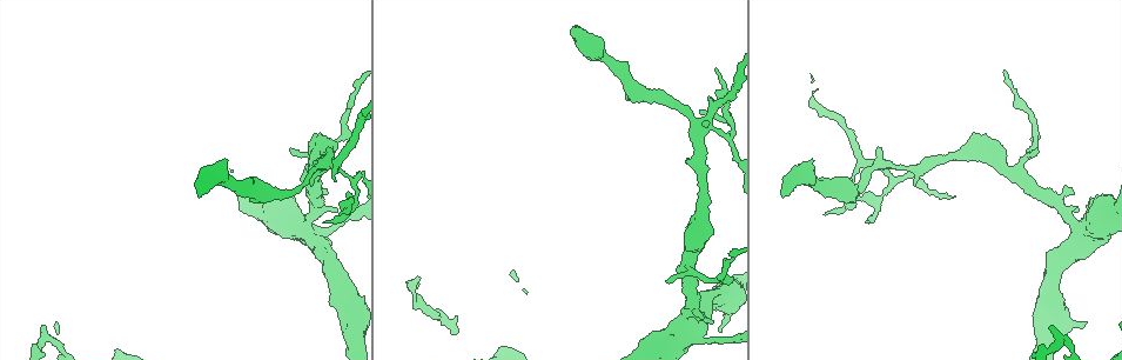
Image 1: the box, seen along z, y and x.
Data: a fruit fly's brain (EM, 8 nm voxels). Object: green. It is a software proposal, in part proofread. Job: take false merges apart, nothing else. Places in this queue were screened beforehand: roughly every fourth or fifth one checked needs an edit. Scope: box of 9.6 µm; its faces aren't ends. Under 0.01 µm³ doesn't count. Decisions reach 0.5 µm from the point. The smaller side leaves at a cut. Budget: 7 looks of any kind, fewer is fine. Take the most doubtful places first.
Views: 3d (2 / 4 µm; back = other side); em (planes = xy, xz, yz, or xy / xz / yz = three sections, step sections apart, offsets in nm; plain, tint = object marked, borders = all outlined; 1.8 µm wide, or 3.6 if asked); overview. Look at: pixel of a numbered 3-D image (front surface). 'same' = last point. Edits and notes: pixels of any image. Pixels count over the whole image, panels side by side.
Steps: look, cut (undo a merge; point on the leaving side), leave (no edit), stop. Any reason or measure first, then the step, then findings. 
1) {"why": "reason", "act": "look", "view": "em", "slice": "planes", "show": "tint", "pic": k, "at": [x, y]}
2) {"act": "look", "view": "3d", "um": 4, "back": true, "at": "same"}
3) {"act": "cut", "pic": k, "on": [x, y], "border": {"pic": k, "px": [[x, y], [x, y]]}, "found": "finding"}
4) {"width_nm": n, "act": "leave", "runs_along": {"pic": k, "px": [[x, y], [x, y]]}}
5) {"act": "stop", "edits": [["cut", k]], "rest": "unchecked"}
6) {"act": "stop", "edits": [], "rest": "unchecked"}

{"why": "sharp bend", "act": "look", "view": "em", "slice": "xy", "step": 8, "show": "tint", "pic": 1, "at": [1015, 174]}

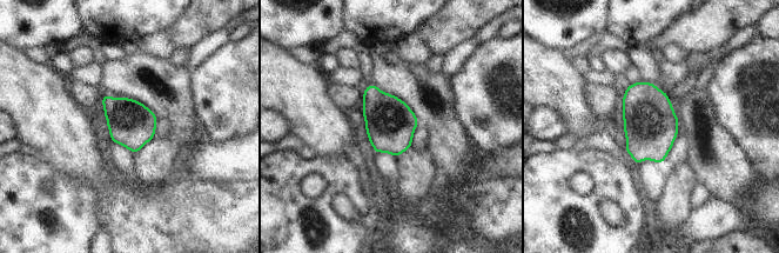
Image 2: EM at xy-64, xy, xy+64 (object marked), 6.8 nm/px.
{"why": "cut it another way", "act": "look", "view": "em", "slice": "planes", "show": "borders", "at": "same"}

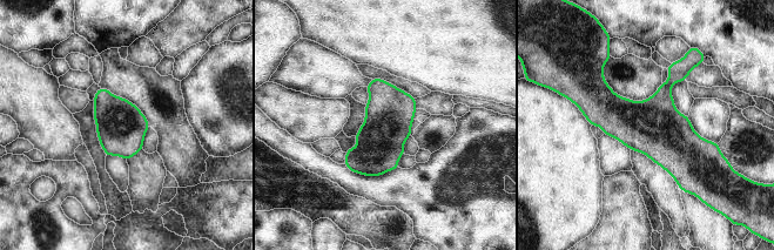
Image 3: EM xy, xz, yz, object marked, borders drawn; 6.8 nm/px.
{"width_nm": 340, "act": "leave", "found": "one cell here"}

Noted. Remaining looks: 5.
{"why": "four arms meet", "act": "look", "view": "3d", "um": 2, "pic": 1, "at": [699, 128]}

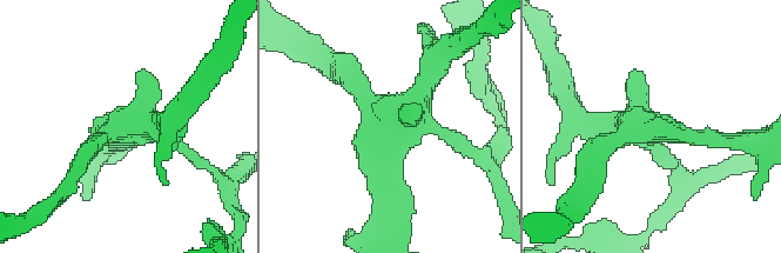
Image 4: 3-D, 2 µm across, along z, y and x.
{"why": "need the tissue", "act": "look", "view": "em", "slice": "planes", "show": "tint", "pic": 4, "at": [386, 130]}

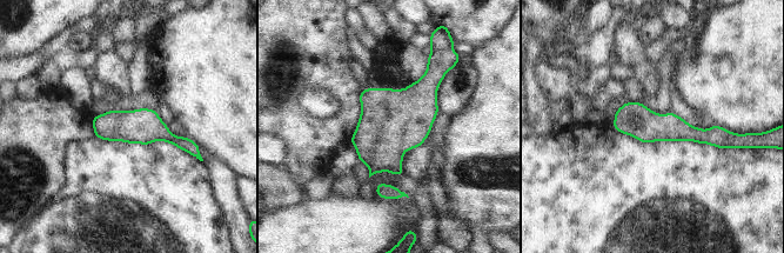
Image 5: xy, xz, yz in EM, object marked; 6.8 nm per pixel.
{"act": "leave", "runs_along": {"pic": 5, "px": [[617, 114], [649, 127], [723, 133]]}, "found": "one cell here"}

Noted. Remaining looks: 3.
{"why": "abrupt turn", "act": "look", "view": "em", "um": 3.6, "slice": "yz", "step": 16, "show": "tint", "pic": 1, "at": [305, 229]}

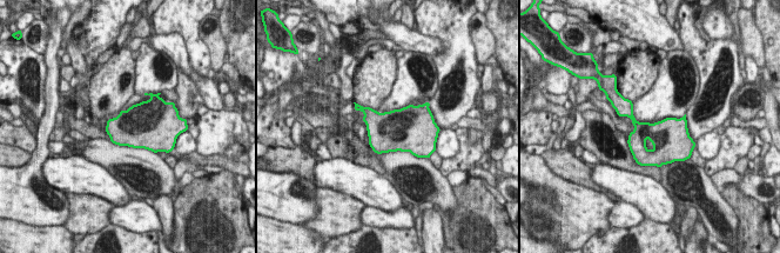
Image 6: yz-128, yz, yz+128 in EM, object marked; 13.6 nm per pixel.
{"width_nm": 360, "act": "leave", "found": "continuous, no second cell"}

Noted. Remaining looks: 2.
{"act": "stop", "edits": [], "rest": "unchecked"}

